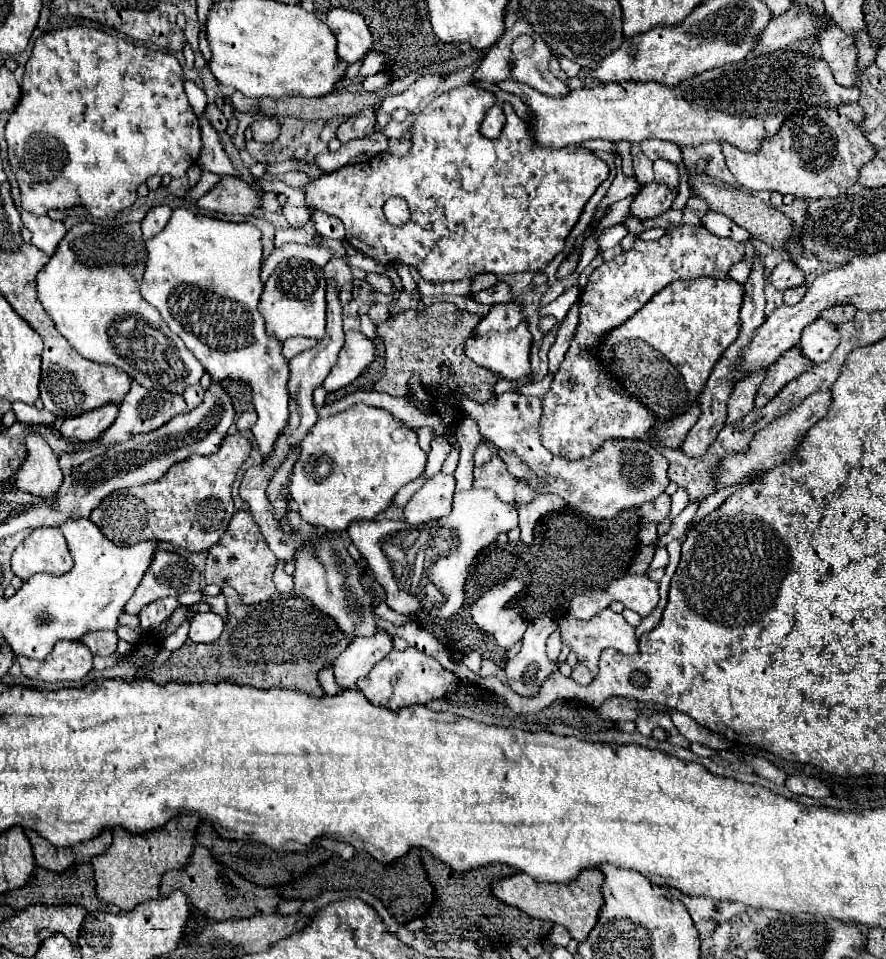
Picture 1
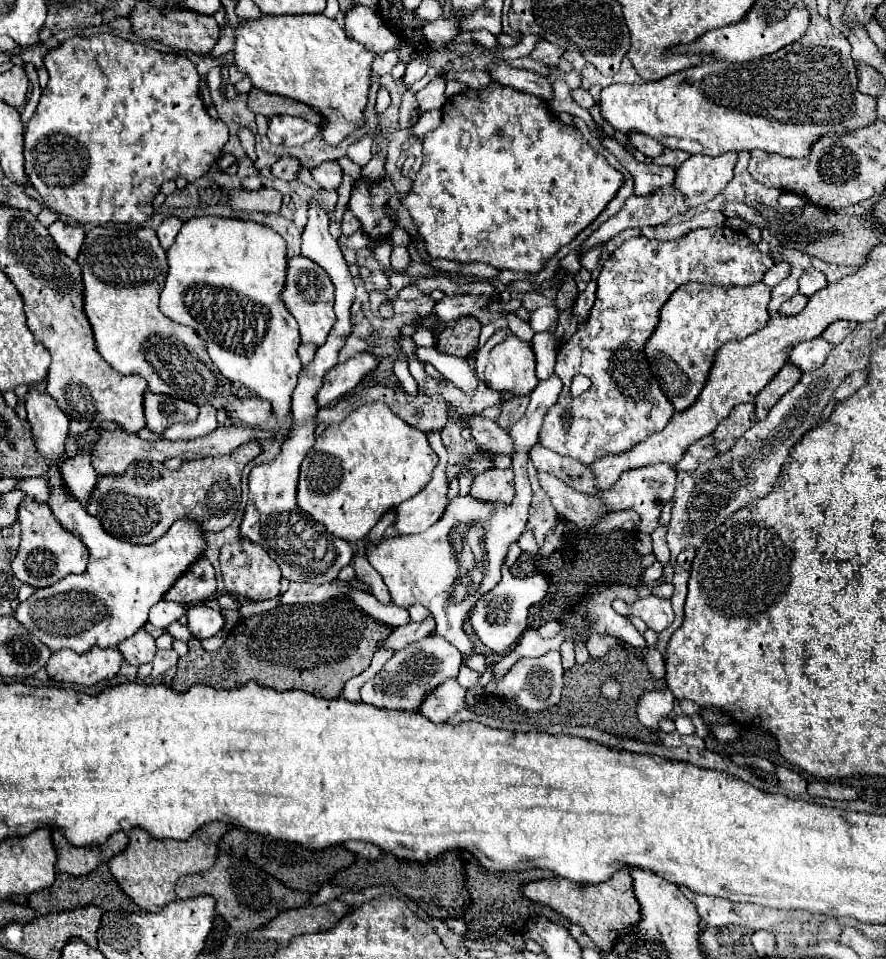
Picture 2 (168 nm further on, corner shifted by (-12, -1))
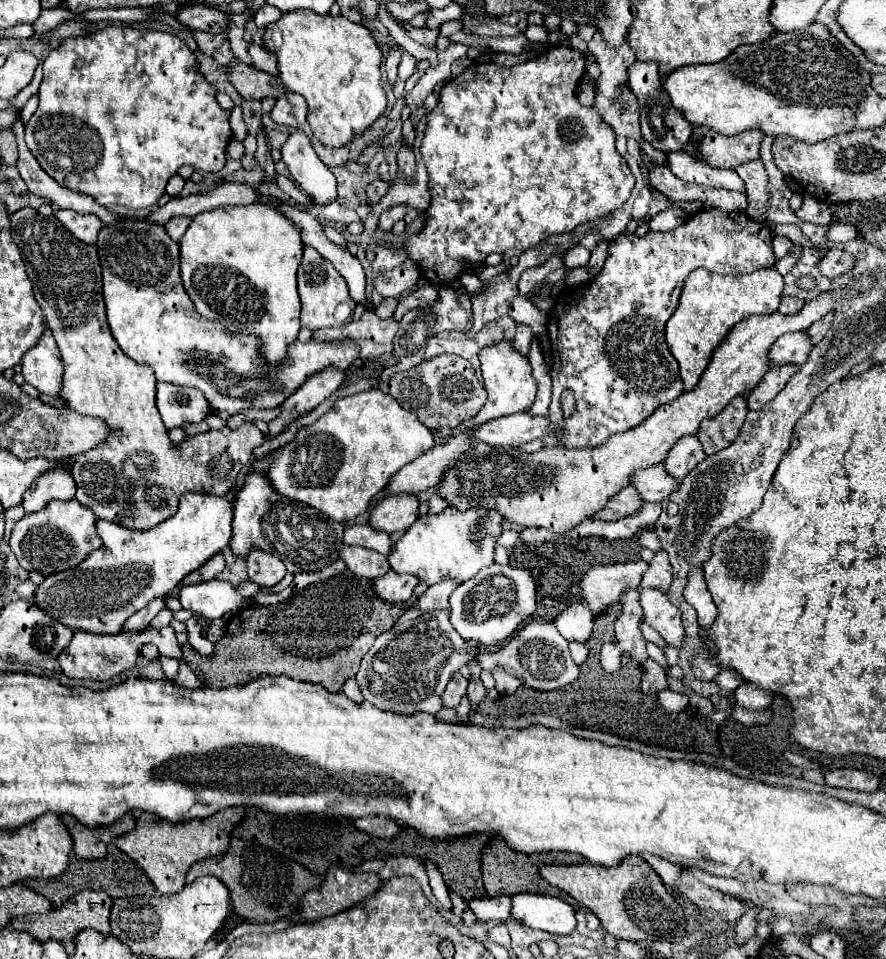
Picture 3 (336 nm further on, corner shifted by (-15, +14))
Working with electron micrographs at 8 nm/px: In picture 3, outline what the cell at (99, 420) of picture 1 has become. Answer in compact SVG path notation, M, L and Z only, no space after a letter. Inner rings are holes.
M55 462L53 468L45 470L23 496L23 508L27 514L39 512L49 500L71 500L75 498L77 484L71 476L69 462Z

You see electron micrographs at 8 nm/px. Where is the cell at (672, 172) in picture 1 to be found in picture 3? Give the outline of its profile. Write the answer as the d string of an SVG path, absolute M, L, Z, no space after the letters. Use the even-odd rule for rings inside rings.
M635 62L629 68L629 86L635 92L635 96L639 98L641 104L641 132L643 138L657 150L663 152L671 152L671 150L685 150L687 144L691 144L691 136L695 136L697 132L701 132L699 128L691 128L691 124L687 124L687 120L683 120L683 116L679 116L679 112L675 112L671 108L671 104L667 104L667 94L659 88L659 72L657 72L657 64L655 62Z

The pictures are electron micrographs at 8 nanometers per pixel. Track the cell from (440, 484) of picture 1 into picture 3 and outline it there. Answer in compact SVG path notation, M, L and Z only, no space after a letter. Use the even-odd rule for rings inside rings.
M391 494L377 502L369 524L377 530L407 530L419 516L419 500L413 494Z

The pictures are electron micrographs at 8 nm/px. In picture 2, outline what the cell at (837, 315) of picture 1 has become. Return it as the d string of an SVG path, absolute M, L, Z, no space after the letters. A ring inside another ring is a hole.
M836 321L836 323L830 323L830 327L824 329L824 335L820 335L820 337L832 345L838 345L854 327L856 327L856 323L852 323L852 321Z

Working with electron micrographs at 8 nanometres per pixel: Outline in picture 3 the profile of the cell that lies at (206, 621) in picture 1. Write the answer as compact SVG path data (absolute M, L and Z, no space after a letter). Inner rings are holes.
M217 578L203 584L183 586L179 592L179 600L185 610L207 620L217 620L225 612L235 612L245 606L245 600L233 590L233 586Z

